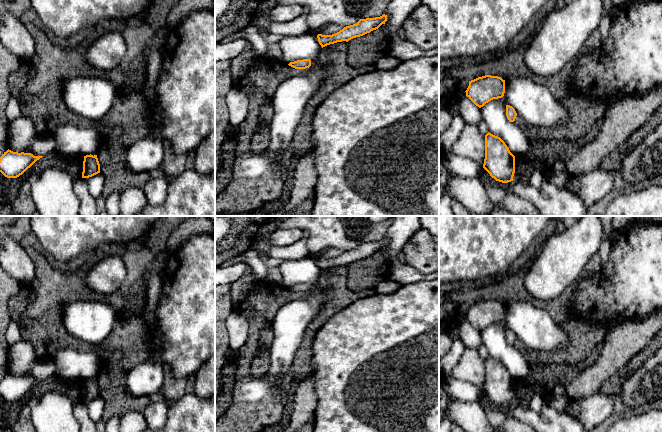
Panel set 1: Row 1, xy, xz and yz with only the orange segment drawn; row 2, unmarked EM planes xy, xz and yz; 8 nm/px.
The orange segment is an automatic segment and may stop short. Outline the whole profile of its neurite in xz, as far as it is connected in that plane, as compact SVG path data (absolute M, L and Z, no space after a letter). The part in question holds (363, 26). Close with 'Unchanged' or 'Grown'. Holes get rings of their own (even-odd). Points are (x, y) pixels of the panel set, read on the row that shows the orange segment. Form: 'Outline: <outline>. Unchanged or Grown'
Outline: M383 14L380 17L360 19L356 24L346 26L339 32L332 35L318 34L318 42L321 47L325 47L337 42L346 41L363 36L373 30L378 29L382 24L387 21L387 15Z. Unchanged

